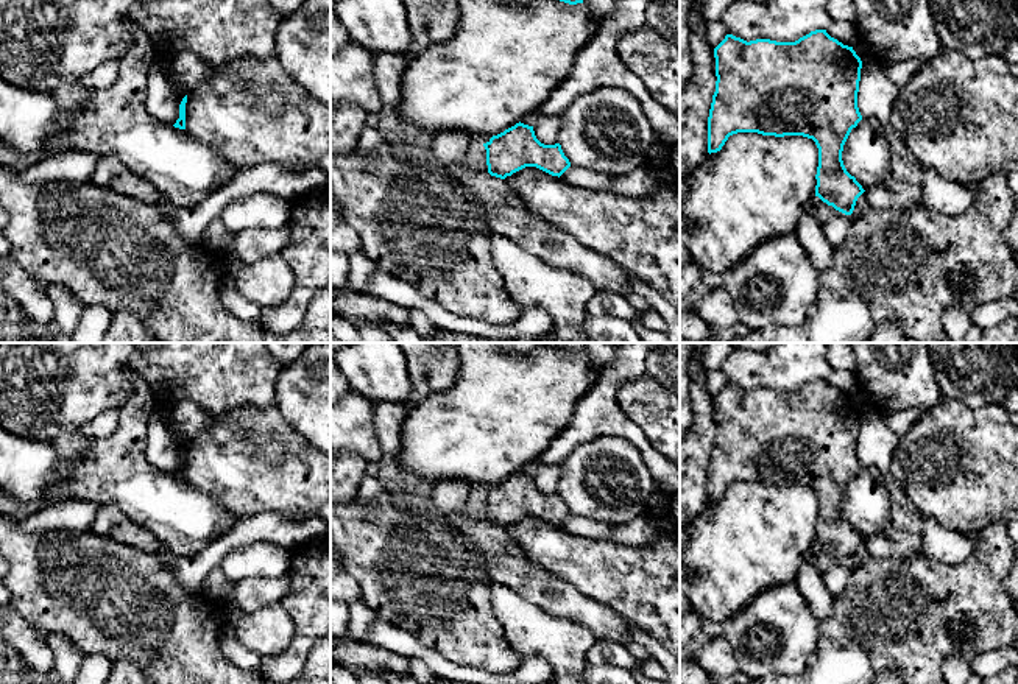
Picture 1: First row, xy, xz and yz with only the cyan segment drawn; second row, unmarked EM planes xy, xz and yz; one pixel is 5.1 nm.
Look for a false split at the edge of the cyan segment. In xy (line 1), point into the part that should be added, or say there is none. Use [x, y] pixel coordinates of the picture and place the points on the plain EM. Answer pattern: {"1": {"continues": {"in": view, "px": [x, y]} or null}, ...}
{"1": {"continues": null}}

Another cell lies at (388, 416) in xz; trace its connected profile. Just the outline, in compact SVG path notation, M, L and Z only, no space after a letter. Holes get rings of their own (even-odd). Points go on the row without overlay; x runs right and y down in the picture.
M371 400L376 436L385 457L394 458L401 450L402 424L408 405L393 400Z

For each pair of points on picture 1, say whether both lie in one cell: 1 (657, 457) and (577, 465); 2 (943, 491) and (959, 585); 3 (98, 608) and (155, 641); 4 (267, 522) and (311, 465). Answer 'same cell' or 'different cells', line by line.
1: different cells
2: different cells
3: same cell
4: different cells

